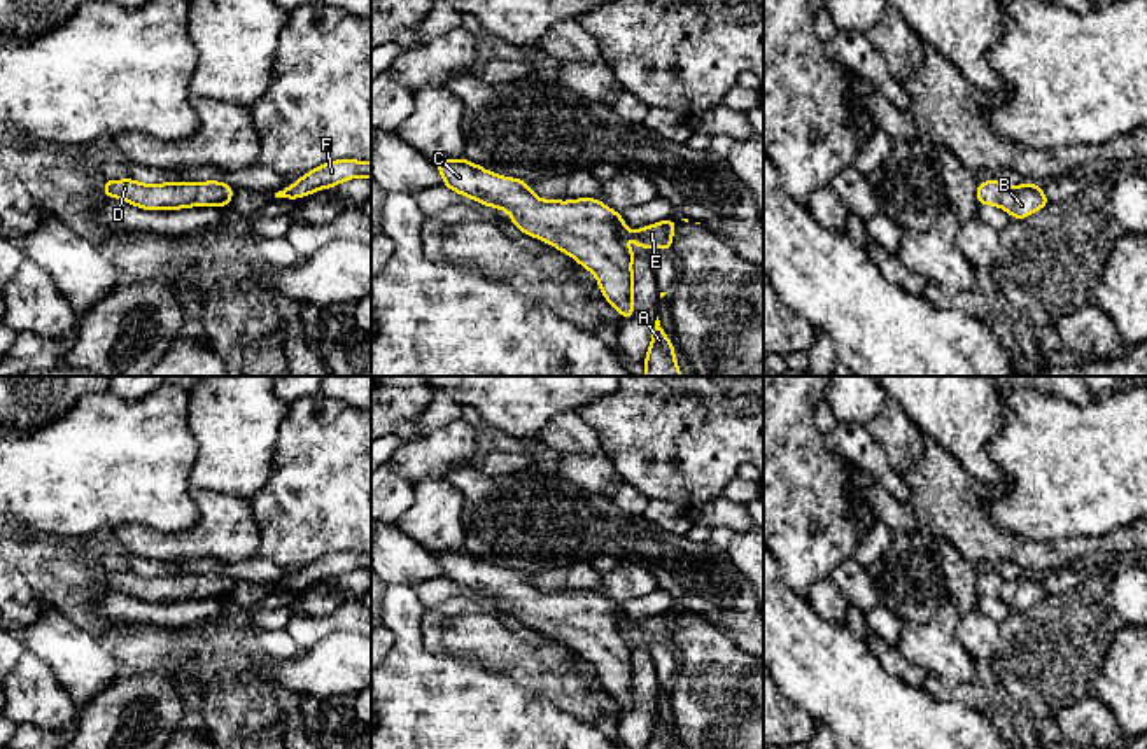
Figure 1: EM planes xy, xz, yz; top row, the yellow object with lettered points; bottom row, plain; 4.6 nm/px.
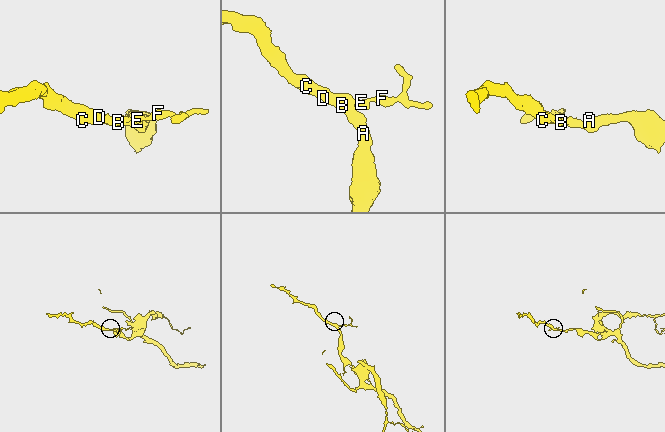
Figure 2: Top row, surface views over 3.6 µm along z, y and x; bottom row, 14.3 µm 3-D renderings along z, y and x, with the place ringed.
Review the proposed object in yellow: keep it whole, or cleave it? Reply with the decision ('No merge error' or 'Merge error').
No merge error

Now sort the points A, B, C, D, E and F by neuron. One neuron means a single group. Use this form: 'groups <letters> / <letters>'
groups A B C D E F

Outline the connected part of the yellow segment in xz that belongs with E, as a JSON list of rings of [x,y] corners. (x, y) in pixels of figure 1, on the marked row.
[[[464,158],[436,161],[436,166],[443,186],[482,205],[508,212],[522,233],[541,238],[594,273],[608,304],[623,318],[634,315],[634,250],[623,243],[623,238],[632,238],[637,247],[671,252],[678,220],[662,220],[630,231],[623,217],[601,200],[546,201],[538,198],[527,182],[487,172]]]

